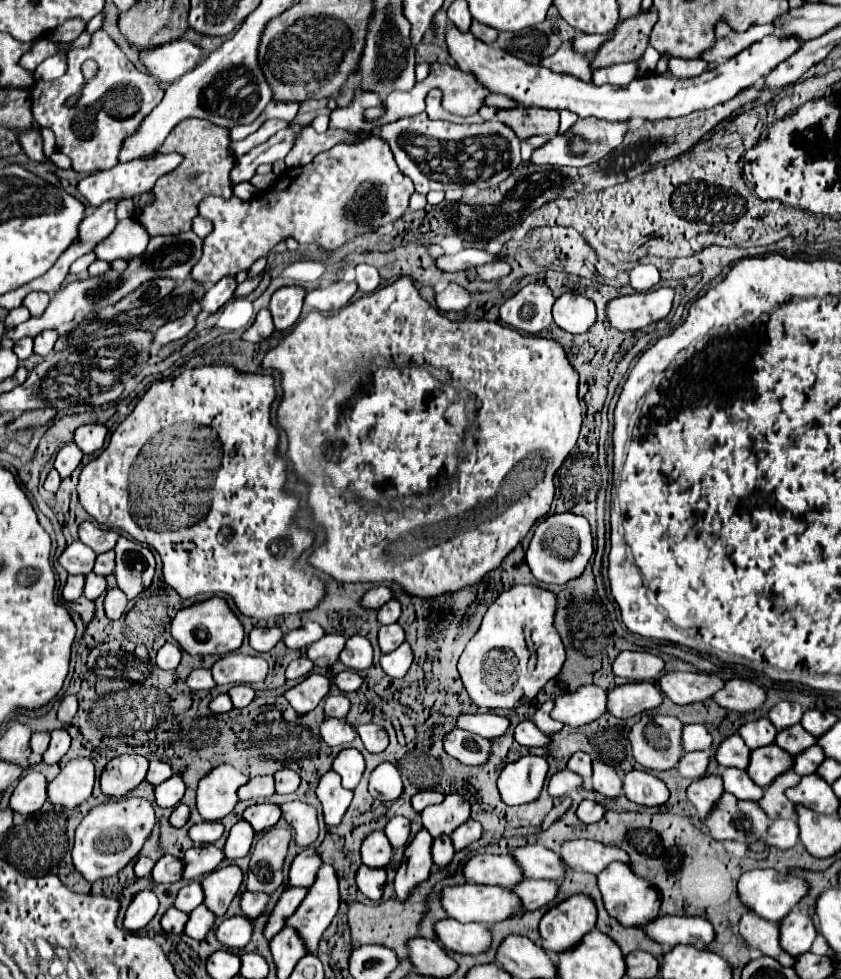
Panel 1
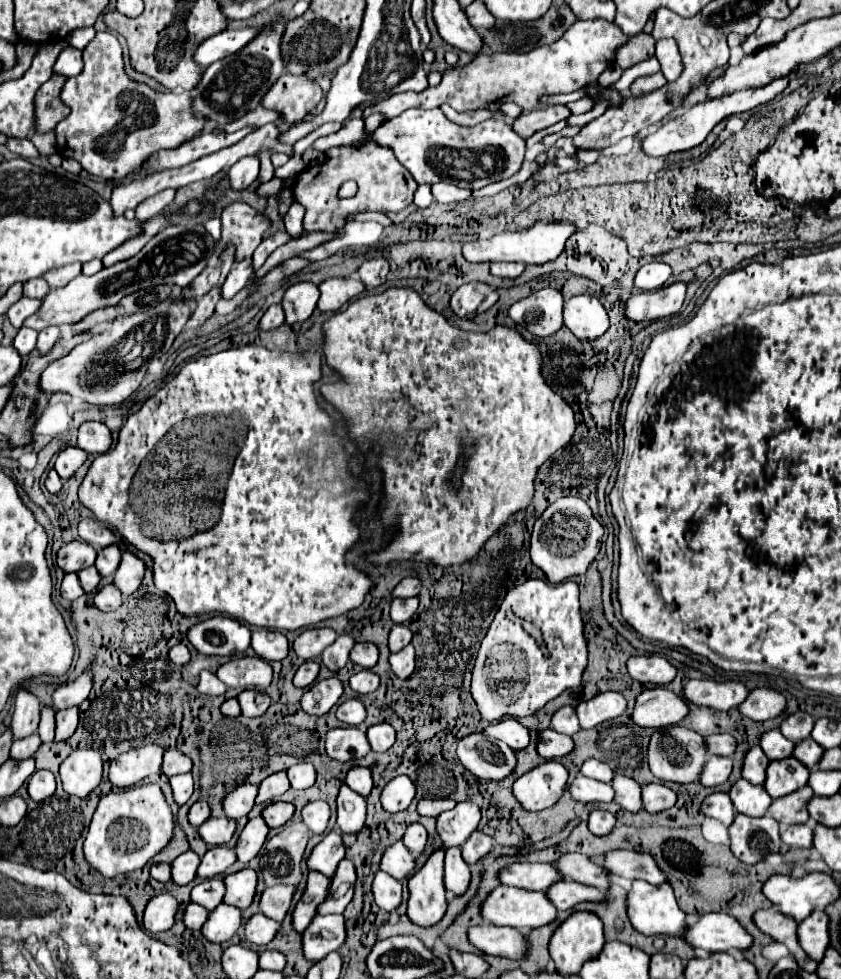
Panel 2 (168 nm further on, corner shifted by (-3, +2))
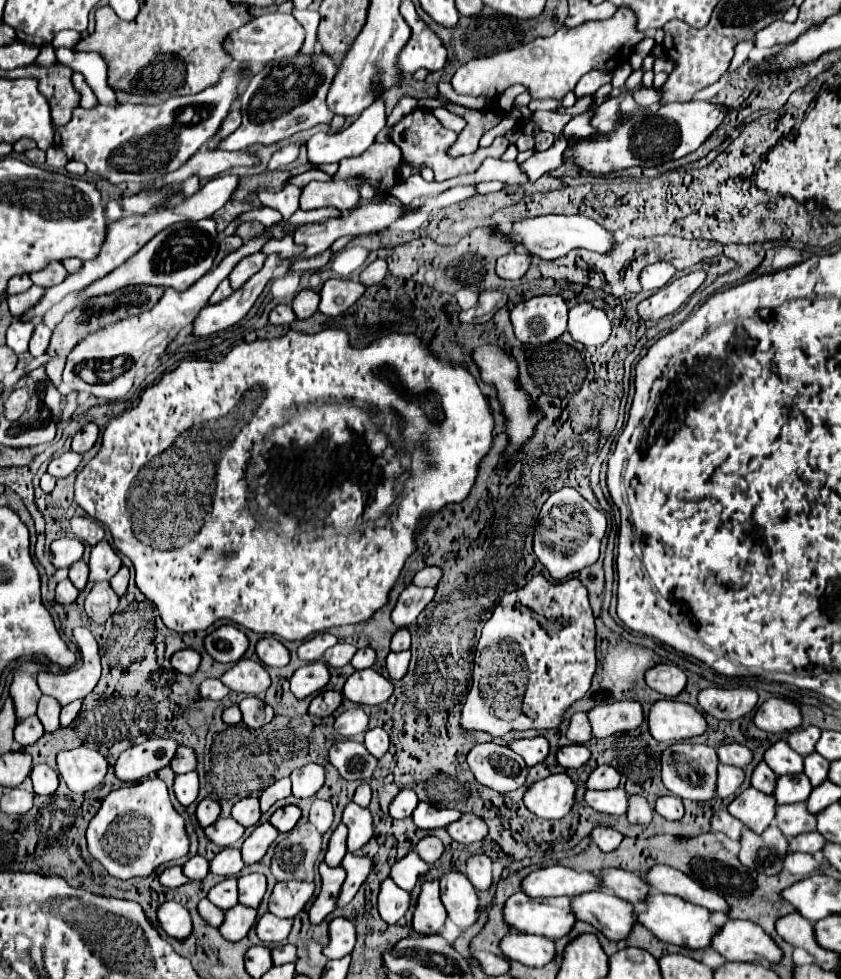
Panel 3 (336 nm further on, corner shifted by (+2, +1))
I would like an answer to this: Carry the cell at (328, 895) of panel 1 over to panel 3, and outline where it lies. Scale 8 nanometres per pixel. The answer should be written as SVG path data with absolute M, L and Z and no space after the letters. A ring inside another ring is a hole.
M347 853L341 861L341 867L347 871L347 879L341 887L341 893L339 893L339 899L337 899L337 907L345 907L357 893L357 889L363 885L363 881L367 879L371 867L373 867L373 861L369 859L353 859L351 853Z

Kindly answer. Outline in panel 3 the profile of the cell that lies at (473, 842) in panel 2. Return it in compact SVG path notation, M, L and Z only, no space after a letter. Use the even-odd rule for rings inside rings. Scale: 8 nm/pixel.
M475 853L475 855L467 857L465 875L469 877L469 881L473 883L475 889L479 889L479 891L489 889L493 875L491 875L491 859L487 857L487 853Z

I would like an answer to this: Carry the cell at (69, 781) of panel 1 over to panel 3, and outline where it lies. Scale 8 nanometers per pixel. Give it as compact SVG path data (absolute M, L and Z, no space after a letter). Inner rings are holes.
M77 747L69 751L61 751L57 755L57 767L73 793L87 793L101 785L107 773L107 761L89 747Z

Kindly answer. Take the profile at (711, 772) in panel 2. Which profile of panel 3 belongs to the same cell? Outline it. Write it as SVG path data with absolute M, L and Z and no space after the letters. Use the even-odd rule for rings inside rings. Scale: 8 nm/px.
M721 765L717 767L717 797L725 799L737 791L737 787L743 783L745 773L739 767L733 765Z

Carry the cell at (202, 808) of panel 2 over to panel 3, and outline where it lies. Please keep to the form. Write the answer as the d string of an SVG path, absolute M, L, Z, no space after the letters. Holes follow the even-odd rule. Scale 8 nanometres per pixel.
M205 797L205 799L197 805L195 817L197 817L197 821L199 821L201 827L209 827L209 825L219 817L219 811L221 811L219 803L213 801L213 799L209 799L209 797Z

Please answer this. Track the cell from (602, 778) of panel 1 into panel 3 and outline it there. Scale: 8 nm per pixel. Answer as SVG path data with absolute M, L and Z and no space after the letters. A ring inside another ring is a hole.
M629 795L629 809L627 809L629 823L649 823L651 817L653 817L653 809L647 803L647 799L639 795Z

